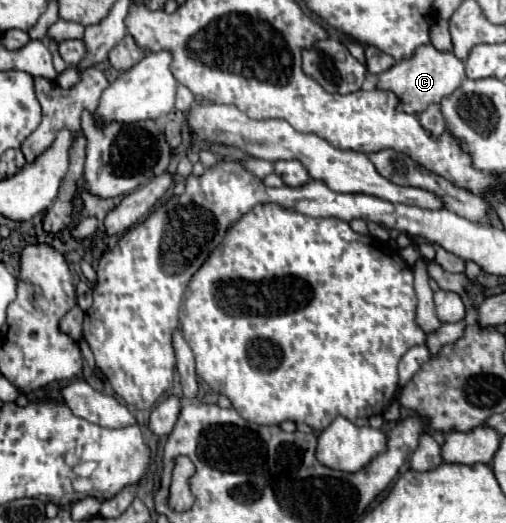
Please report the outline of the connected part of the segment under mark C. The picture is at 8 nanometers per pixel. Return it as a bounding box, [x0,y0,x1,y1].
[377,43,465,113]

